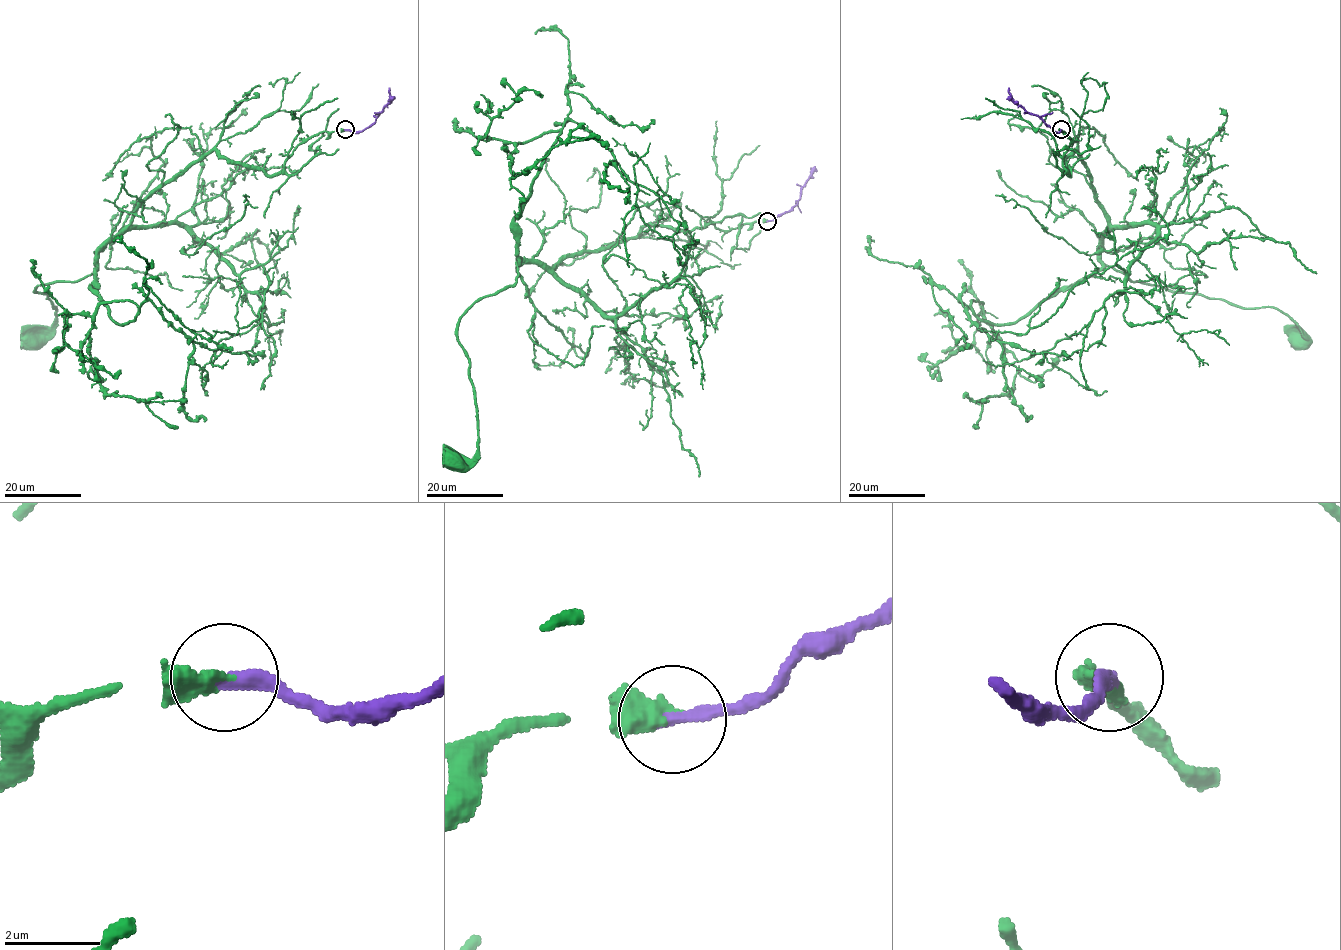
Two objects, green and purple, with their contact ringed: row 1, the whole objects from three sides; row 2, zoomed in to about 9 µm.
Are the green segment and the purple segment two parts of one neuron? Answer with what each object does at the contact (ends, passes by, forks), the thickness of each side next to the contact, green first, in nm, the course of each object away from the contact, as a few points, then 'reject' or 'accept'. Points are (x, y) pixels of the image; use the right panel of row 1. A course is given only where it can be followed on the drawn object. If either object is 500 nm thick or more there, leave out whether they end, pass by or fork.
green passes by | purple ends | 260/340 nm | green via (1061, 129), (1064, 167), (1070, 175), (1075, 150), (1106, 215), (1106, 265), (1131, 281), (1277, 308), (1300, 341) | purple via (1061, 129), (1055, 132), (1036, 115), (1027, 113), (1014, 101), (1009, 87) | accept

